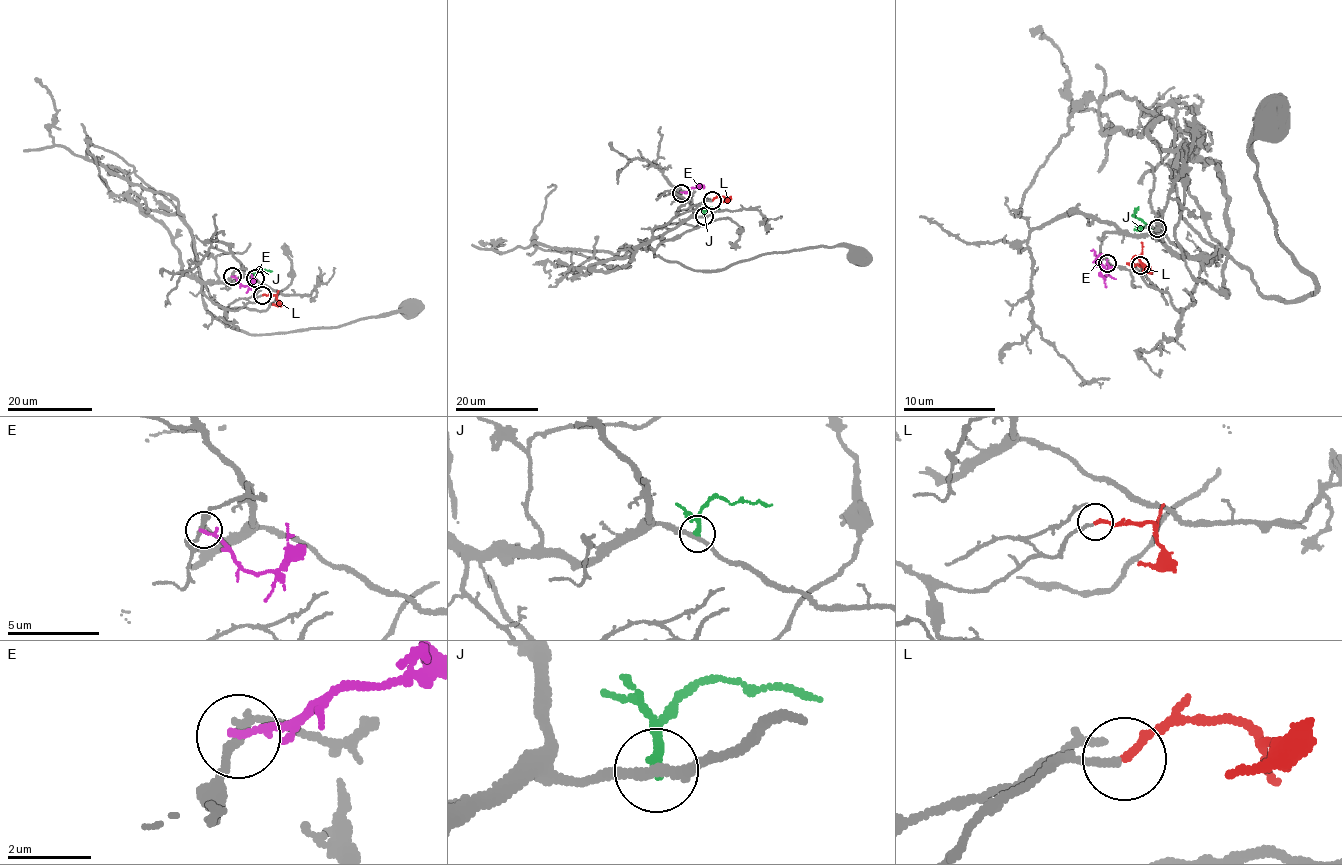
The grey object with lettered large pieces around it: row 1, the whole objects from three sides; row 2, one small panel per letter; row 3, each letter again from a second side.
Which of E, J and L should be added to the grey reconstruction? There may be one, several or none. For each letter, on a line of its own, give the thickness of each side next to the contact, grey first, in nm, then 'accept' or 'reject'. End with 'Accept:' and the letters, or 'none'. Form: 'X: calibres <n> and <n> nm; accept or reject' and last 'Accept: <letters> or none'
E: calibres 200 and 180 nm; reject
J: calibres 240 and 260 nm; reject
L: calibres 160 and 180 nm; accept
Accept: L

